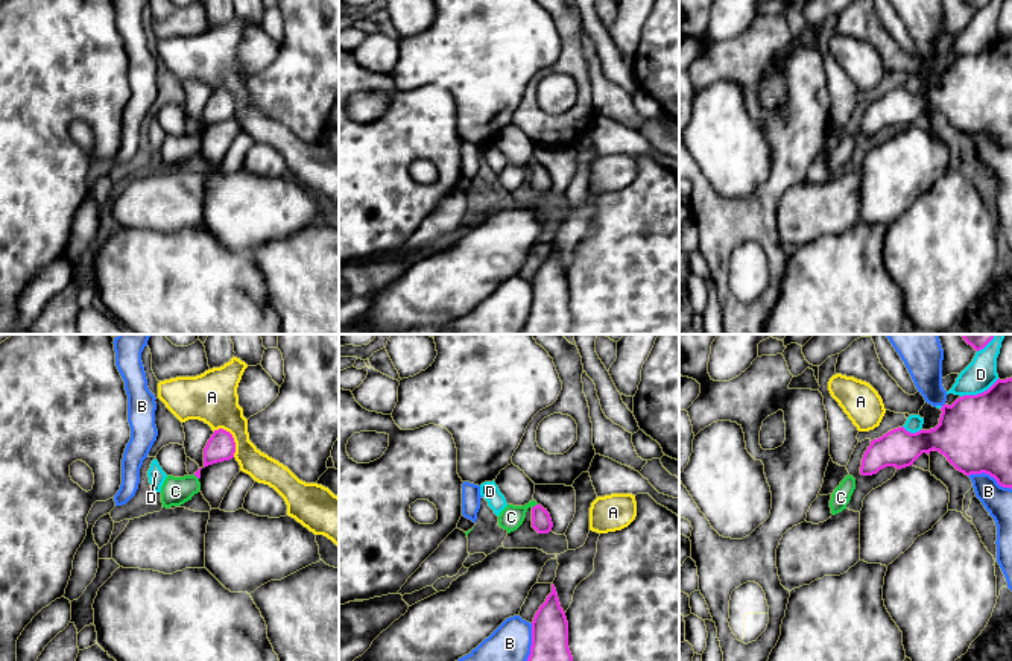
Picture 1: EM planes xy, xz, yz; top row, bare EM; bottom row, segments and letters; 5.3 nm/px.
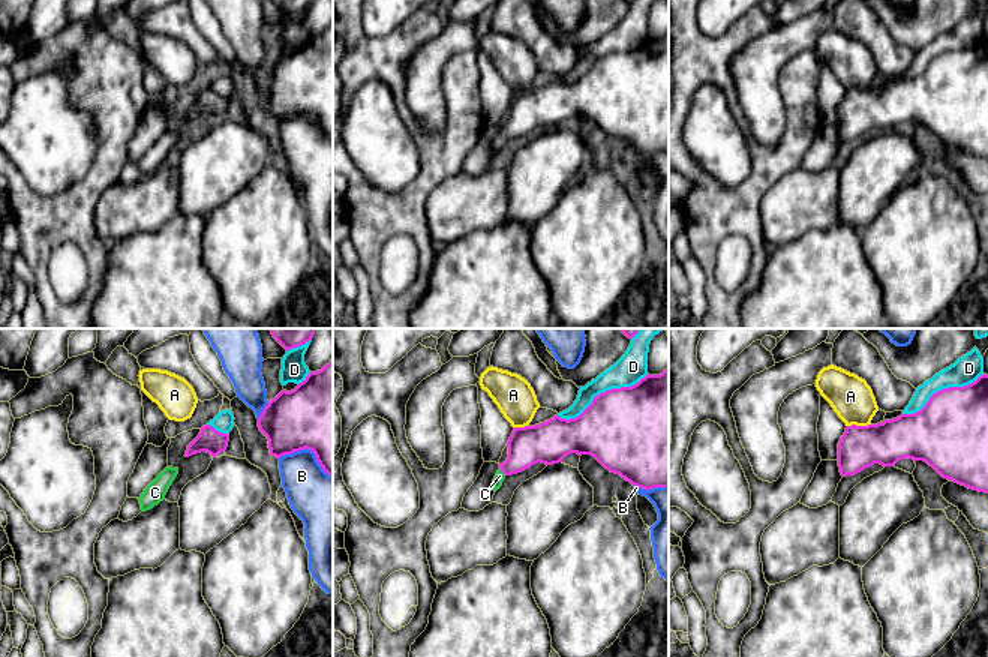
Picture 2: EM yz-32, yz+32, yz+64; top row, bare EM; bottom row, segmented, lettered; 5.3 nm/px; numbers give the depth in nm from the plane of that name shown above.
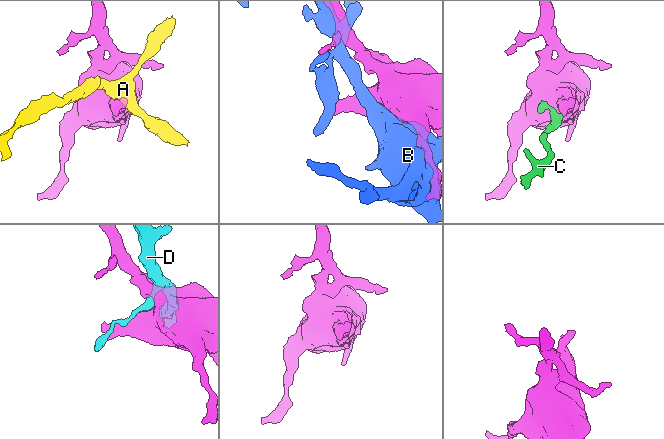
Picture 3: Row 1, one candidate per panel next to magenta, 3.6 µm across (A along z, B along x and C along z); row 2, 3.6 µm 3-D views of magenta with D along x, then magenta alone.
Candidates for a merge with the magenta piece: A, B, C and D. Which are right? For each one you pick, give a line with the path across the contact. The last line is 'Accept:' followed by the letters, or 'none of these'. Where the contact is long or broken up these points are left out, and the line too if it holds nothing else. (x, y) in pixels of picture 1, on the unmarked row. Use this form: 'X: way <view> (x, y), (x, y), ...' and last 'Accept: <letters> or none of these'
C: way xz (541, 181), (534, 166), (526, 166), (511, 177)
Accept: C

